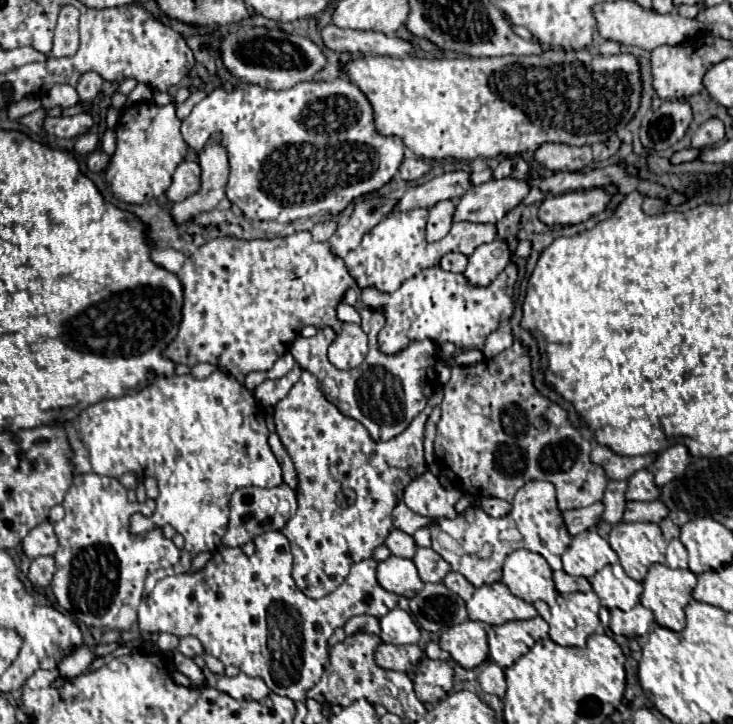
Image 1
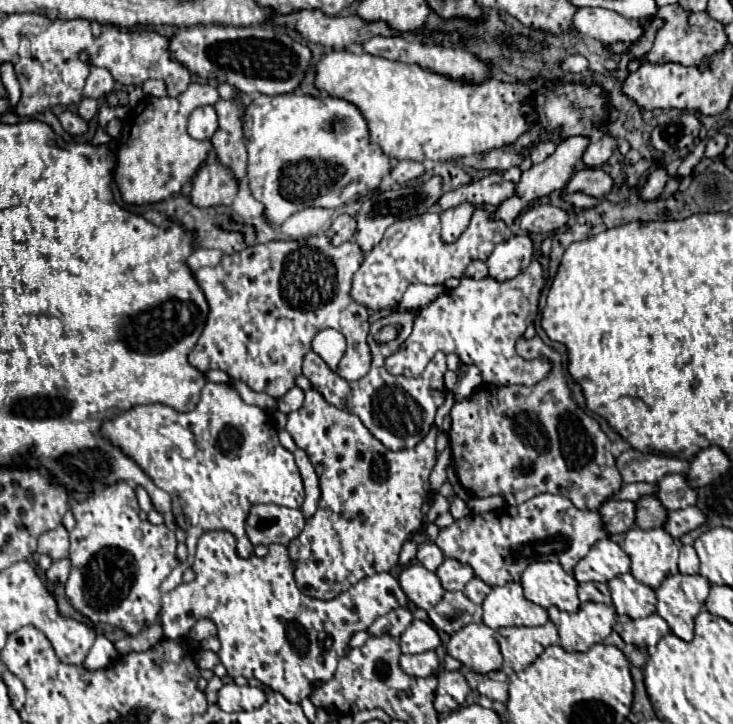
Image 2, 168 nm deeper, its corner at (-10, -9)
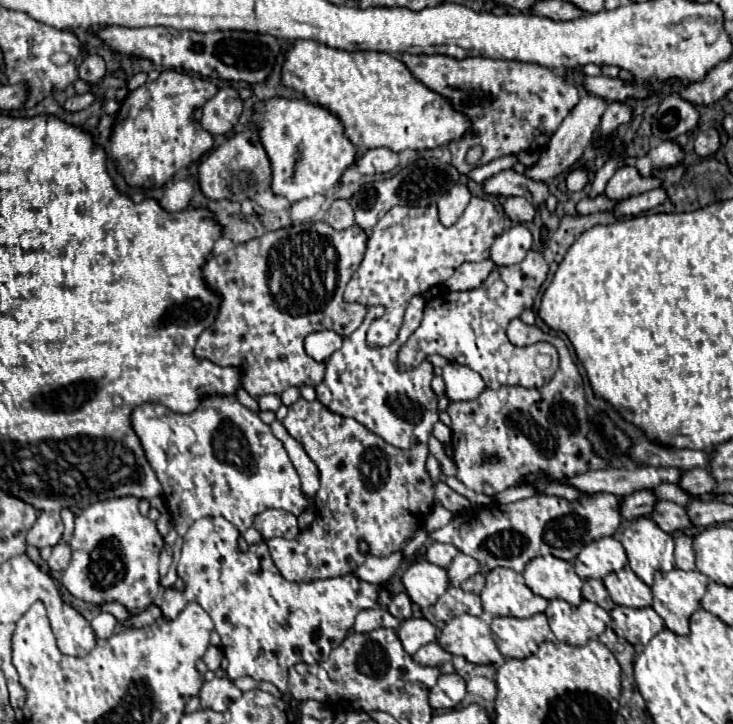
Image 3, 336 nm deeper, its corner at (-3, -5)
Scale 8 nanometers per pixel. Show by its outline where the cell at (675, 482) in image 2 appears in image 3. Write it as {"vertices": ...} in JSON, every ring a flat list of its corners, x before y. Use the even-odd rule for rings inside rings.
{"vertices":[[693,468,689,470,683,478,681,478,681,488,685,492,689,492,691,496,699,496,699,494,707,494,715,488,715,480,711,478,709,468]]}

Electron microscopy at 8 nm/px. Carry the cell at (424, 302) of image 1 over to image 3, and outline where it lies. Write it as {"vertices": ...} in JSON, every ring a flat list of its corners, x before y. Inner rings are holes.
{"vertices":[[529,250,523,262,513,266,495,268,489,278,477,288,467,292,443,292,429,300,421,326,399,350,399,370,419,366,429,354,439,354,449,362,469,366,479,372,487,388,499,386,523,386,541,388,545,386,557,366,557,350,549,342,537,342,531,346,515,346,509,342,505,330,513,318,519,318,523,310,531,308,541,284,549,272,547,262,539,250]]}

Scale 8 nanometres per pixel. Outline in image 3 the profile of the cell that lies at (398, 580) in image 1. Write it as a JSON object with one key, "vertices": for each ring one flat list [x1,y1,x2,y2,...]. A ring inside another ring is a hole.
{"vertices":[[431,562,411,564,403,572,403,586,415,604,419,604,421,608,429,608,449,588,447,570]]}

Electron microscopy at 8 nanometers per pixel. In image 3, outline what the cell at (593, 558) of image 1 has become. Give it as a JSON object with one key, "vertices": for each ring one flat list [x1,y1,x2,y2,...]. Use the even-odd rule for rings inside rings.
{"vertices":[[613,536,591,542,575,558,575,570,581,578,605,578,609,572,619,572,625,564,623,544]]}

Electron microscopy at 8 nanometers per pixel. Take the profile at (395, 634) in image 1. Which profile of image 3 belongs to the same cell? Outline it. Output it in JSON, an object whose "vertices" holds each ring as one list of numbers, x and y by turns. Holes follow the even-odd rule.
{"vertices":[[409,618,397,630,397,636,399,636,405,652,415,654,421,646,425,646,437,638,437,628,425,618]]}

